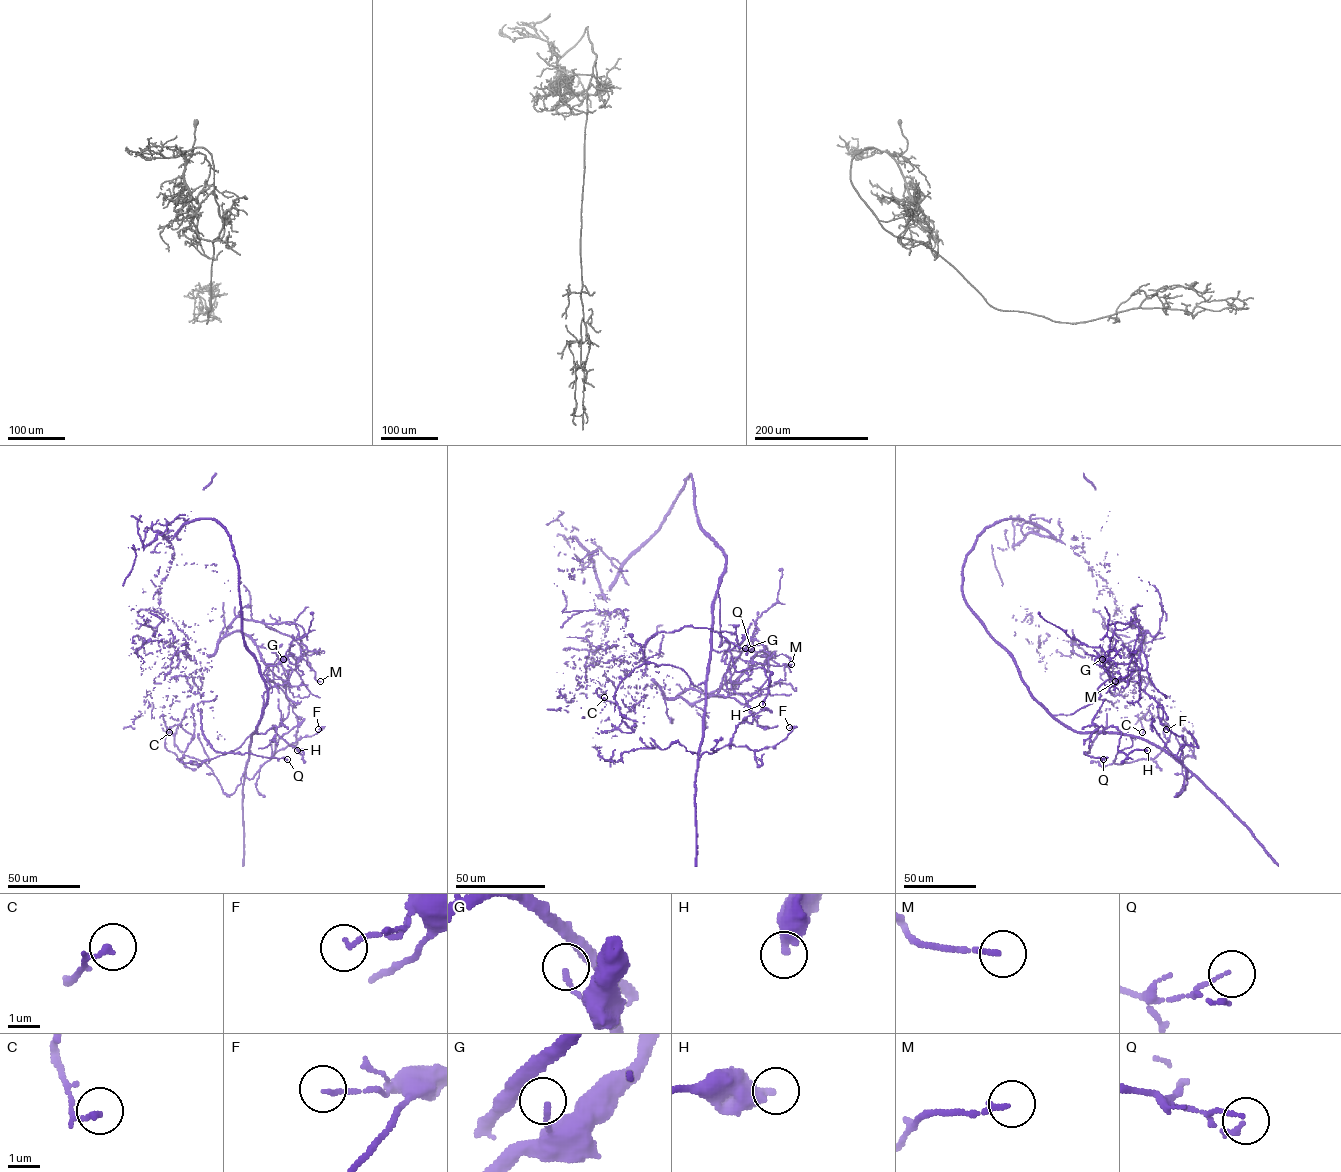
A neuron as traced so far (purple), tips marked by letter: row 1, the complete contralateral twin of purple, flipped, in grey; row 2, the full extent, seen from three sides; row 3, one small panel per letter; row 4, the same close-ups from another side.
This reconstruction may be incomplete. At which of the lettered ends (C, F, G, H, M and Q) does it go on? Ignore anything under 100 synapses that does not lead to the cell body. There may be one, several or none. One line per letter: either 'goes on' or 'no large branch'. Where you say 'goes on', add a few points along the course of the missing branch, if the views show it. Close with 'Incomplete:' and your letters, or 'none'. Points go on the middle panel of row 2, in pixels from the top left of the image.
C: no large branch
F: no large branch
G: no large branch
H: no large branch
M: no large branch
Q: no large branch
Incomplete: none

